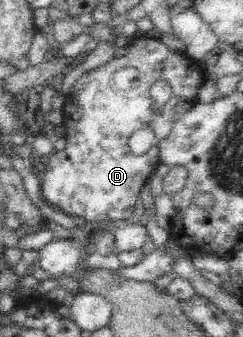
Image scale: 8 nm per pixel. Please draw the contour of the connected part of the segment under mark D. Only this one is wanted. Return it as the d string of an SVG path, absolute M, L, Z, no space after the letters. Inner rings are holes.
M145 35L132 41L130 38L129 41L128 52L122 58L113 57L106 65L84 74L74 84L74 90L69 93L62 110L66 147L62 151L51 154L46 159L46 165L42 165L39 171L40 196L43 201L76 221L96 224L129 218L138 200L140 189L152 169L159 163L160 152L157 143L144 154L138 156L132 154L128 146L130 136L149 122L153 126L158 142L166 138L173 124L197 103L198 92L204 80L207 80L205 72L191 56L173 52L162 42ZM162 80L171 86L172 95L163 109L156 113L150 107L150 88Z

